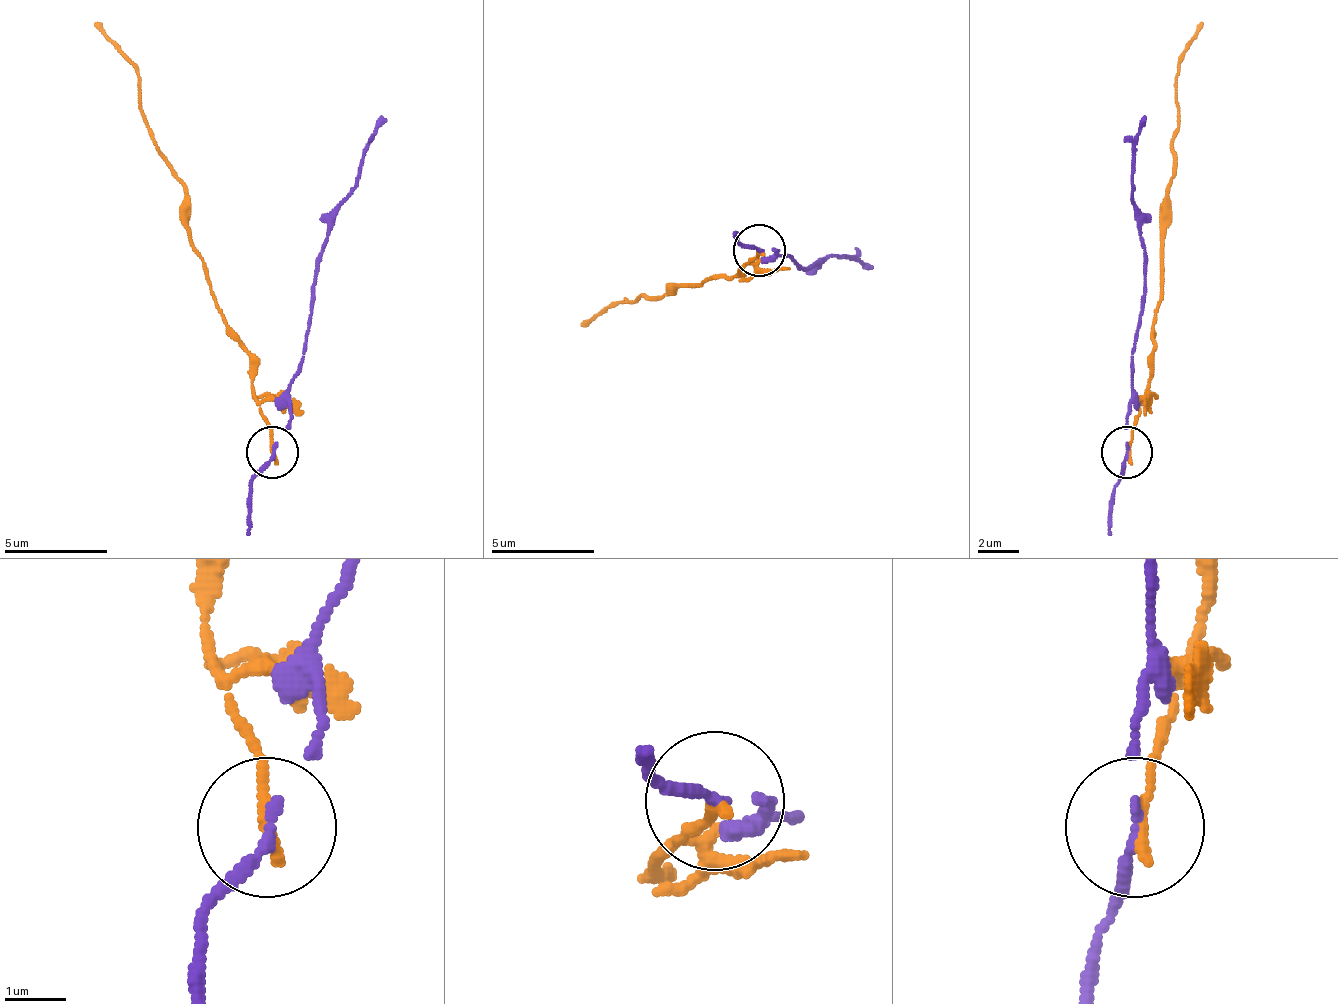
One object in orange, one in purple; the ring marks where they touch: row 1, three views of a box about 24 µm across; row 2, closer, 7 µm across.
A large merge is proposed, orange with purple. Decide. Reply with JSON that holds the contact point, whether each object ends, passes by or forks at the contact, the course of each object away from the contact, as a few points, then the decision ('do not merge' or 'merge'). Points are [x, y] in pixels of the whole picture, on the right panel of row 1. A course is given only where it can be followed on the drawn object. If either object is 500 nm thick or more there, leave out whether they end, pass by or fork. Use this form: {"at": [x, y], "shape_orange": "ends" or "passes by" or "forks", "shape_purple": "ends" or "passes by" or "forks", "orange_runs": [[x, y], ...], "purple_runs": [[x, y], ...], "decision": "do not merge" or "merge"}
{"at": [1127, 452], "shape_orange": "ends", "shape_purple": "passes by", "orange_runs": [[1128, 453], [1154, 350], [1169, 184], [1180, 117], [1174, 76], [1200, 24]], "purple_runs": [[1128, 453], [1133, 355], [1143, 308], [1133, 184], [1133, 138], [1143, 117]], "decision": "do not merge"}

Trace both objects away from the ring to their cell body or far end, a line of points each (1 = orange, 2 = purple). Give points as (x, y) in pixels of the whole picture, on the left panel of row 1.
1: (274, 453), (248, 350), (191, 241), (186, 184), (144, 117), (139, 76), (93, 24)
2: (274, 453), (305, 355), (325, 220), (356, 184), (367, 138), (387, 117)

